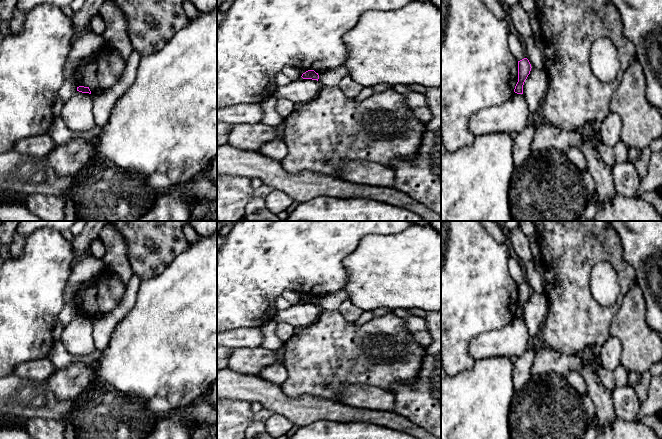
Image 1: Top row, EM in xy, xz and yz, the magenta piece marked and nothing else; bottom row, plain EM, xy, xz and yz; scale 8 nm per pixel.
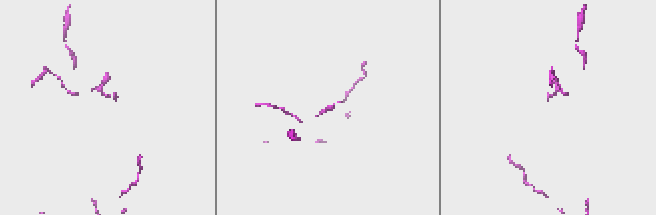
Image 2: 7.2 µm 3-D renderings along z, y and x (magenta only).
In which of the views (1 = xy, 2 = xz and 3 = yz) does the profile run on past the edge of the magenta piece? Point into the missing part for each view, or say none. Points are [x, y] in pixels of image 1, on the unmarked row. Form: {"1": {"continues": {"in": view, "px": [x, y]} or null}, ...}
{"1": {"continues": null}, "2": {"continues": null}, "3": {"continues": null}}

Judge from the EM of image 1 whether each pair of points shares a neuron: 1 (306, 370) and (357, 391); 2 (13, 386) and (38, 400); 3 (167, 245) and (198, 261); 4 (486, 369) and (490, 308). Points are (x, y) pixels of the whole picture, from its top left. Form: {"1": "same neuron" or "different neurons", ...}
{"1": "different neurons", "2": "same neuron", "3": "different neurons", "4": "different neurons"}

